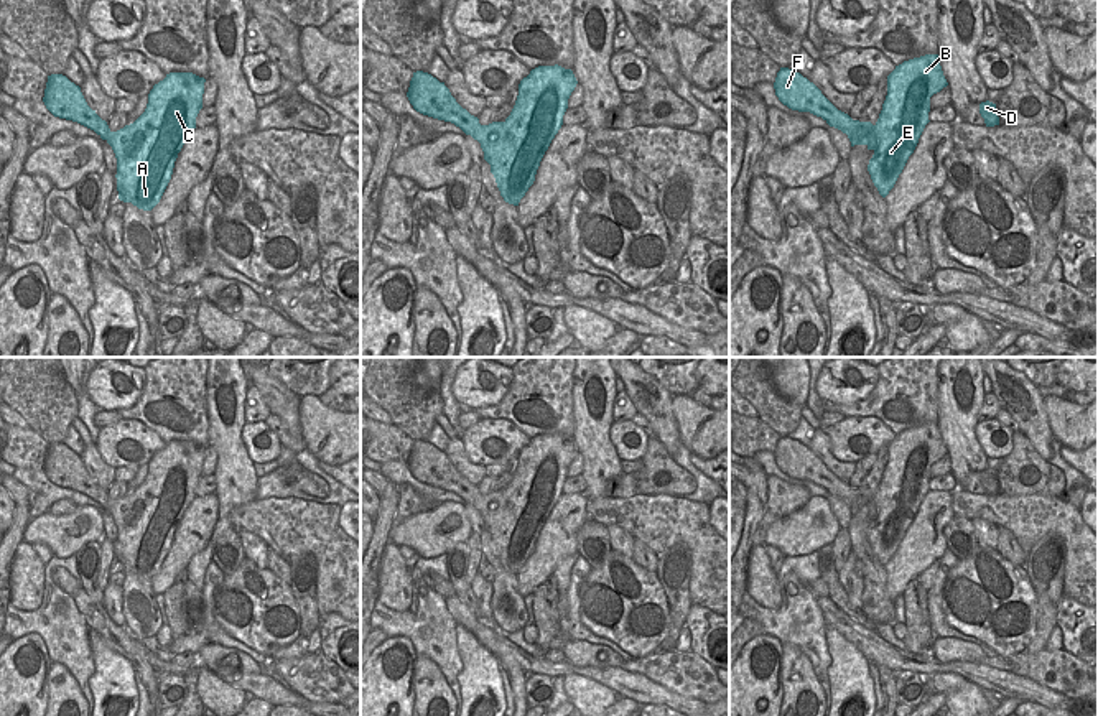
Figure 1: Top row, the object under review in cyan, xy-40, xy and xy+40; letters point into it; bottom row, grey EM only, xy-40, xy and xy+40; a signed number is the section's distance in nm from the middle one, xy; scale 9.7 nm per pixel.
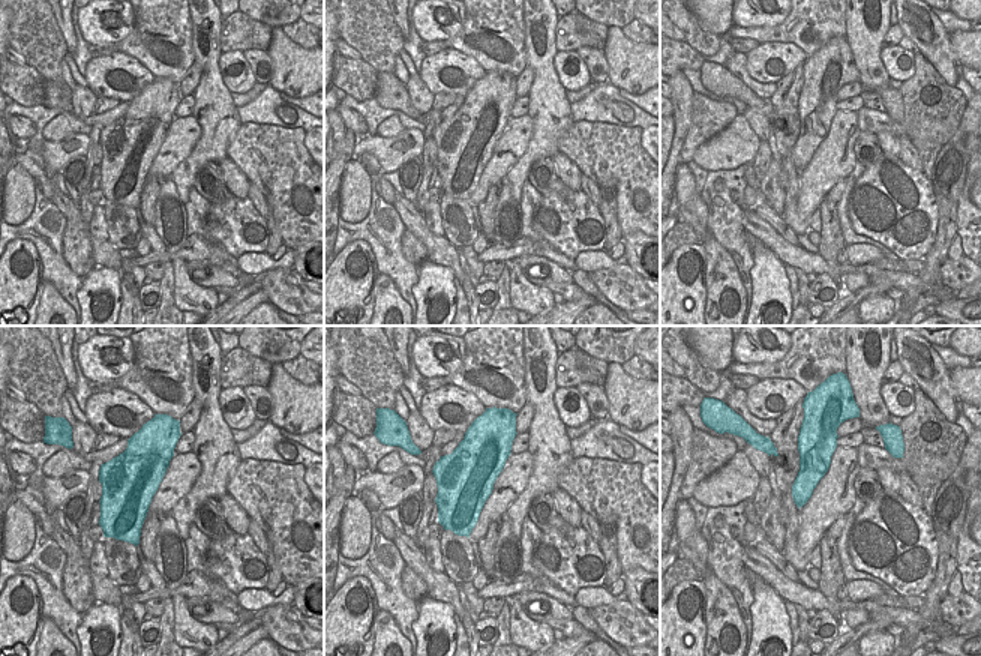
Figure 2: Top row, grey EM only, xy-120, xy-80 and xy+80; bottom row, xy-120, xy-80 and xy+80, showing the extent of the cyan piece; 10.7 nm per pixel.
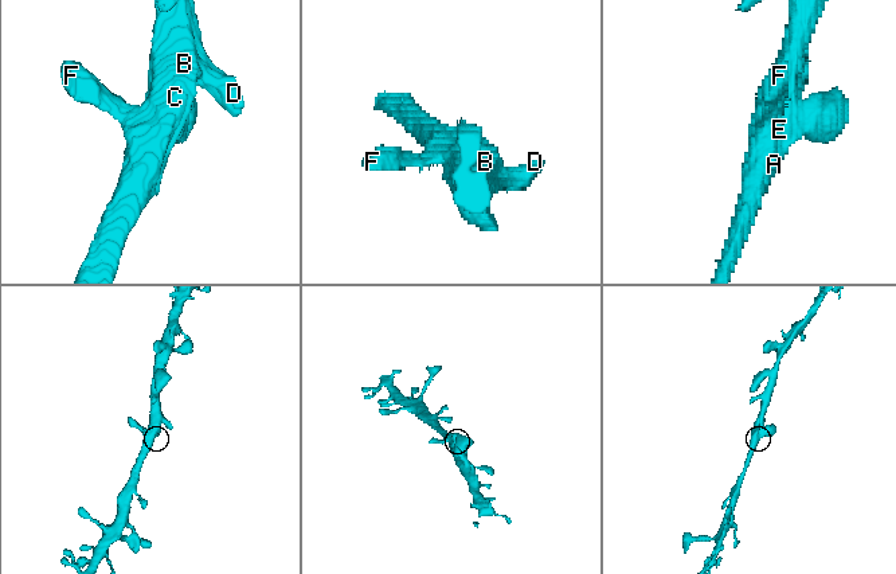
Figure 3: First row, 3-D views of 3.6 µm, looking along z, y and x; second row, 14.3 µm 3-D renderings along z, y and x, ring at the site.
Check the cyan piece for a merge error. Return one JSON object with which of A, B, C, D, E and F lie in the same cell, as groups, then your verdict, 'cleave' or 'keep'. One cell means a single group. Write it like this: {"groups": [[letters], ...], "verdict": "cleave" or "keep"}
{"groups": [["A", "B", "C", "D", "E", "F"]], "verdict": "keep"}

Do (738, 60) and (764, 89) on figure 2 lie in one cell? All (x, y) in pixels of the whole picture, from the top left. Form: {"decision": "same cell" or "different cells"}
{"decision": "same cell"}

